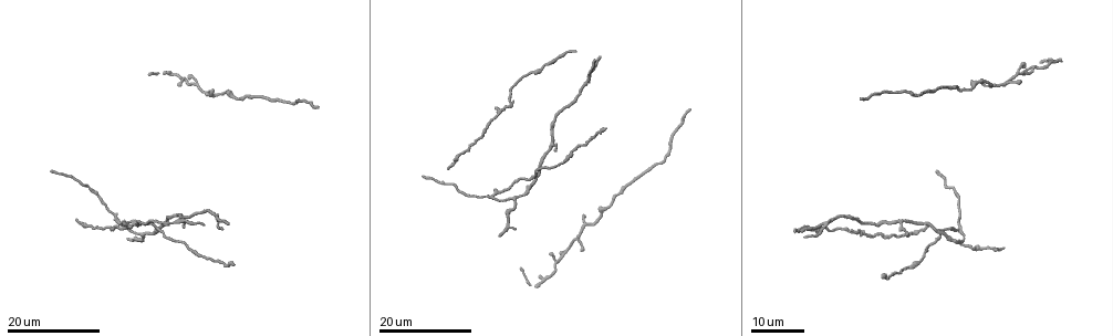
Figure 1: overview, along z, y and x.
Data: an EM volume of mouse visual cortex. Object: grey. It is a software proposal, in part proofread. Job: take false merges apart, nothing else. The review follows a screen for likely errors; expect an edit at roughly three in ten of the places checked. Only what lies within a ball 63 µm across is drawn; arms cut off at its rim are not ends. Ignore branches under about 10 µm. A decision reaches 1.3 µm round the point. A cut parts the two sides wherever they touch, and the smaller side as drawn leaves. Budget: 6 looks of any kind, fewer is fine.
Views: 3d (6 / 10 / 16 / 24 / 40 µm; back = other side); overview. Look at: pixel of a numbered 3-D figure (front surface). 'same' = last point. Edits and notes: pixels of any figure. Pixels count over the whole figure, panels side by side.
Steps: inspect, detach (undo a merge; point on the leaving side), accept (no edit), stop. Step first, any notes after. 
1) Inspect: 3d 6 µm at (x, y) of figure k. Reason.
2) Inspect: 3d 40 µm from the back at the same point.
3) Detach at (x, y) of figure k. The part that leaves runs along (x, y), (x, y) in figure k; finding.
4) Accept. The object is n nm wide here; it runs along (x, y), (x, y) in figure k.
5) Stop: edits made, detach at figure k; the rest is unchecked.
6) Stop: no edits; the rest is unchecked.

Inspect: 3d 16 µm at (490, 197) of figure 1. Three arms meet.

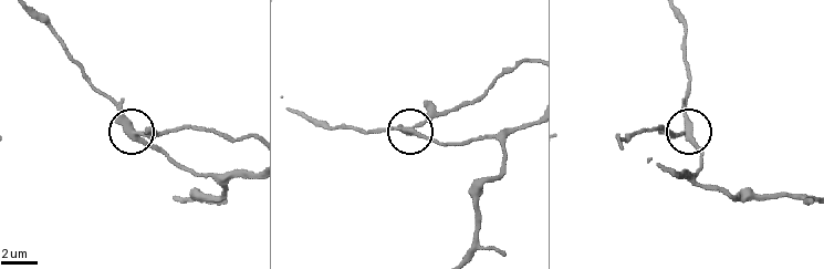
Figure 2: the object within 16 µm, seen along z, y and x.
Inspect: 3d 10 µm at (133, 131) of figure 2.

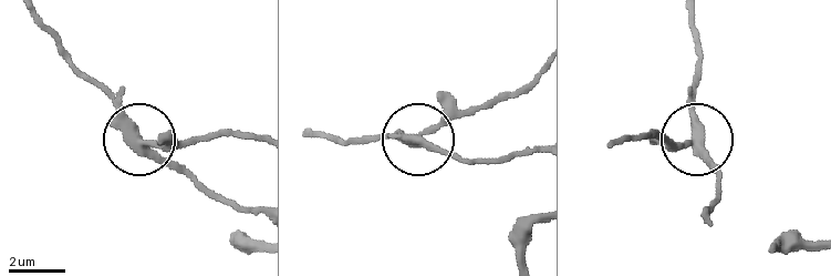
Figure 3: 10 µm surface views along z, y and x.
Detach at (166, 140) of figure 3. The side arm is 35 µm long; the part that leaves runs along (145, 139), (172, 145), (258, 139) in figure 3; a second neuron is stuck on.

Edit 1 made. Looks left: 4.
Inspect: overview.

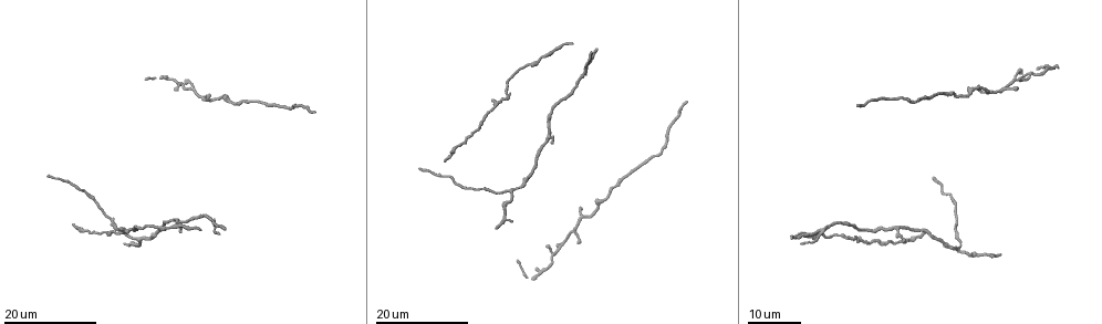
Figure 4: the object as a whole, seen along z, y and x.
Inspect: 3d 24 µm at (586, 72) of figure 4. Side arm on a straight run.

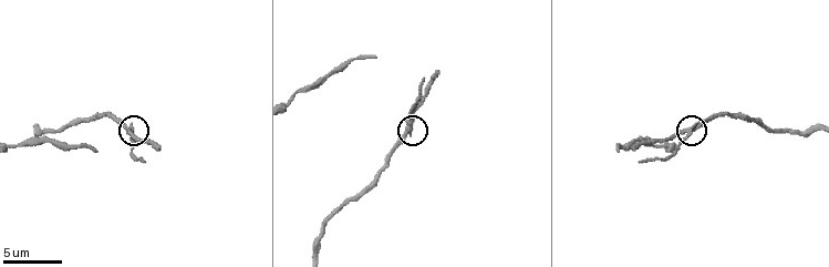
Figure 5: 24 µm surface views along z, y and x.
Inspect: 3d 10 µm at (411, 126) of figure 5. Zoom in.

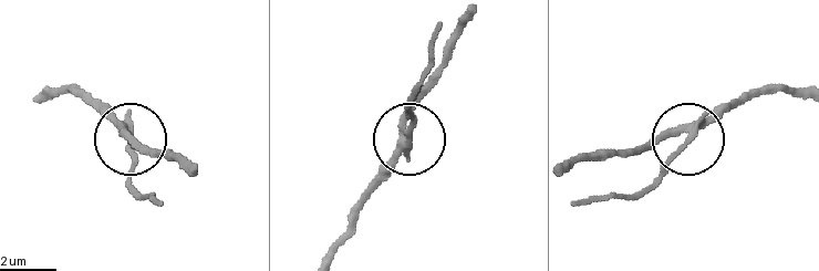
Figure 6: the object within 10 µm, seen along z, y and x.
Detach at (136, 160) of figure 6. 3 arms meet here; the part that leaves runs along (698, 133), (641, 189), (577, 201) in figure 6; a second neuron is stuck on.

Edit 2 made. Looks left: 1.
Stop: edits made, detach at figure 3, detach at figure 6; the rest is unchecked.

